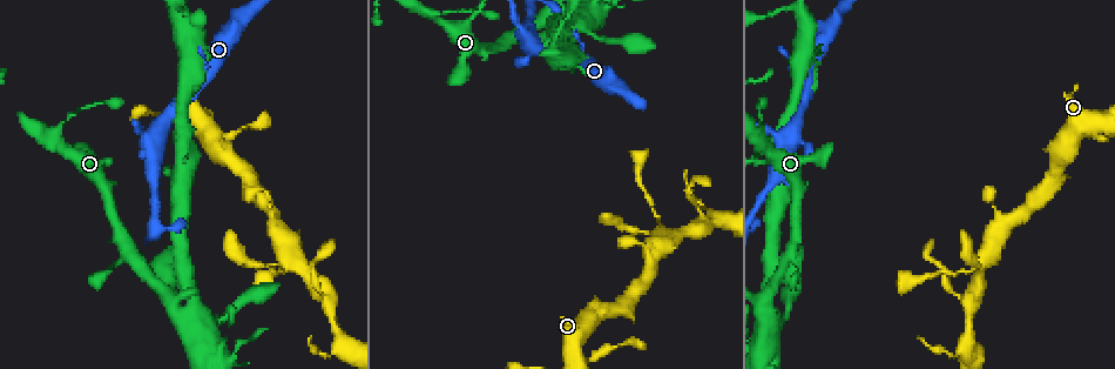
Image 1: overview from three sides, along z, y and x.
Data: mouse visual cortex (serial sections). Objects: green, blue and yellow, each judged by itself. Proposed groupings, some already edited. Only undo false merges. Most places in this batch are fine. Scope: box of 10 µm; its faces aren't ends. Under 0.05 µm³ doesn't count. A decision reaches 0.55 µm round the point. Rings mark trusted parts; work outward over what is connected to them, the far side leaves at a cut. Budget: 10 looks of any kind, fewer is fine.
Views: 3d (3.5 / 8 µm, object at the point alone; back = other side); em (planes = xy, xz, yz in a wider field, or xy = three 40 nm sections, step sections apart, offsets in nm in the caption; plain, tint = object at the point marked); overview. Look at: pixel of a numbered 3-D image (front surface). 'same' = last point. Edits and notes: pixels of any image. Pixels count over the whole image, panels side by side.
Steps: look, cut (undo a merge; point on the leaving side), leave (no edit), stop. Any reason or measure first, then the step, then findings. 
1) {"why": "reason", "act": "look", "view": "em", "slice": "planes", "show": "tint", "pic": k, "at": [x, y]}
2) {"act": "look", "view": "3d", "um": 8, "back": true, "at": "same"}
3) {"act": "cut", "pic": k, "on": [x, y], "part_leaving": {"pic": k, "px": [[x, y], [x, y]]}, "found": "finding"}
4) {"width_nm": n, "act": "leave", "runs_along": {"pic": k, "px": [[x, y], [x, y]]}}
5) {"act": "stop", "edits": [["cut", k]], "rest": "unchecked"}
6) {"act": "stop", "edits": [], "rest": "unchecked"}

{"why": "three-way junction", "act": "look", "view": "3d", "um": 3.5, "pic": 1, "at": [155, 133]}

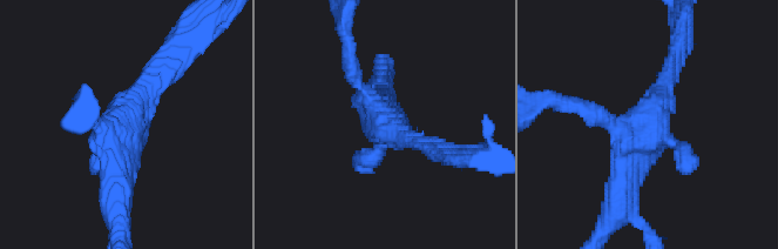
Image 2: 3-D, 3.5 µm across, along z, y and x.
{"act": "look", "view": "em", "slice": "xy", "step": 2, "show": "tint", "pic": 2, "at": [388, 123]}

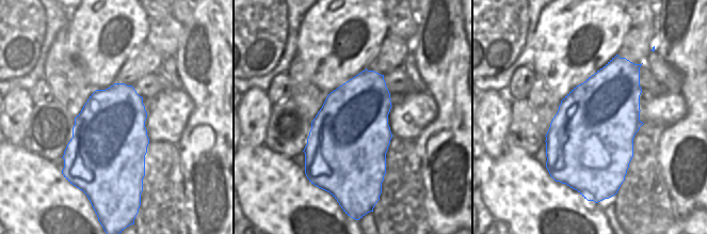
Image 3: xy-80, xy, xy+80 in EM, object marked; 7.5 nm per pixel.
{"why": "cut it another way", "act": "look", "view": "em", "slice": "planes", "show": "tint", "at": "same"}

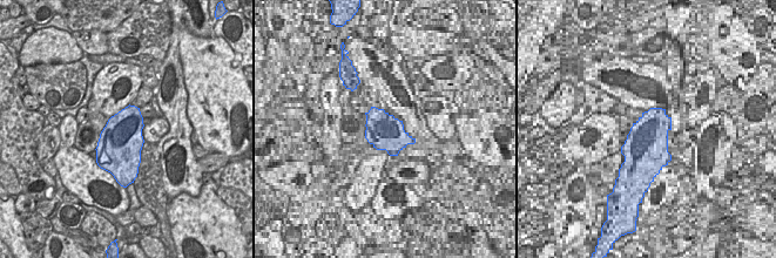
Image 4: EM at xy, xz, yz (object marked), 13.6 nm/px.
{"act": "leave", "runs_along": {"pic": 2, "px": [[669, 78], [614, 214]]}, "found": "continuous, no second cell"}

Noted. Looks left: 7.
{"act": "look", "view": "3d", "um": 8, "pic": 1, "at": [979, 266]}

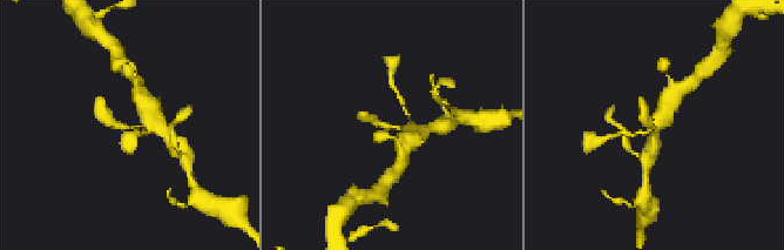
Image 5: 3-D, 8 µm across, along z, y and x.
{"arm_widths_nm": [300, 600], "why": "need the tissue", "act": "look", "view": "em", "slice": "xy", "step": 2, "show": "tint", "at": "same"}

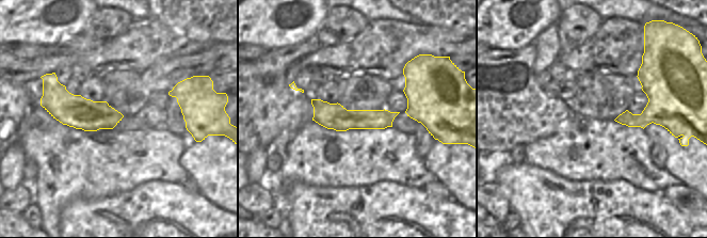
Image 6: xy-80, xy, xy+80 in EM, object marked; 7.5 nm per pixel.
{"act": "leave", "runs_along": {"pic": 6, "px": [[314, 101], [339, 118], [392, 114]]}, "found": "continuous, no second cell"}

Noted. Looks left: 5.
{"why": "side arm on a straight run", "act": "look", "view": "3d", "um": 3.5, "back": true, "pic": 1, "at": [971, 304]}

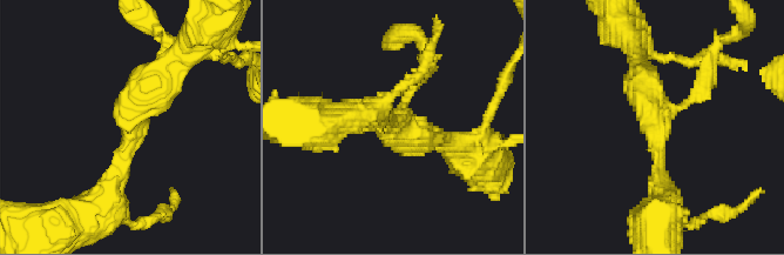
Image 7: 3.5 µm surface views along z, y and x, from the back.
{"why": "shape alone is not enough", "act": "look", "view": "em", "slice": "xy", "step": 1, "show": "plain", "pic": 7, "at": [652, 119]}

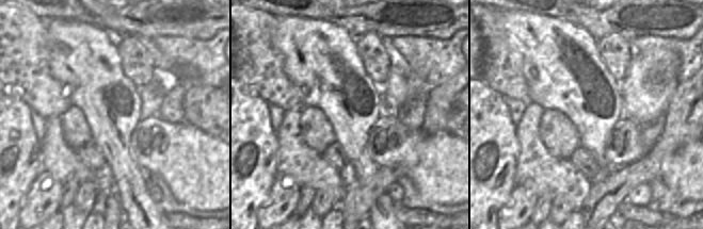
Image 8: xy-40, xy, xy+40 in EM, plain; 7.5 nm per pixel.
{"why": "where the object lies", "act": "look", "view": "em", "slice": "xy", "step": 1, "show": "tint", "at": "same"}

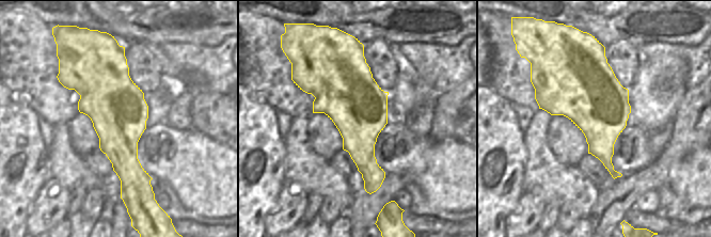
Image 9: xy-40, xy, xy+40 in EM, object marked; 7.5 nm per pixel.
{"act": "leave", "runs_along": {"pic": 7, "px": [[181, 60], [130, 111], [108, 190]]}, "found": "continuous, no second cell"}

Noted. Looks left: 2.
{"why": "branch point", "act": "look", "view": "3d", "um": 3.5, "back": true, "pic": 1, "at": [799, 66]}

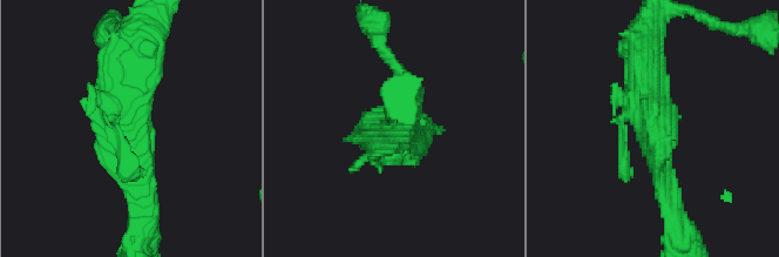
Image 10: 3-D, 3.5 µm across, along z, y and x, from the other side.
{"act": "look", "view": "em", "slice": "xy", "step": 2, "show": "tint", "pic": 10, "at": [656, 123]}

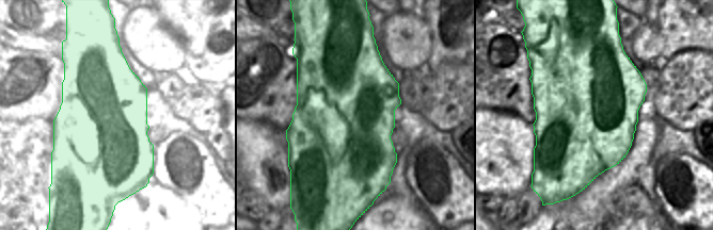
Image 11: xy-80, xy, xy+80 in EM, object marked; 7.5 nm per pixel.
{"act": "leave", "found": "all the same cell"}

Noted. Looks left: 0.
{"act": "stop", "edits": [], "rest": "unchecked"}

